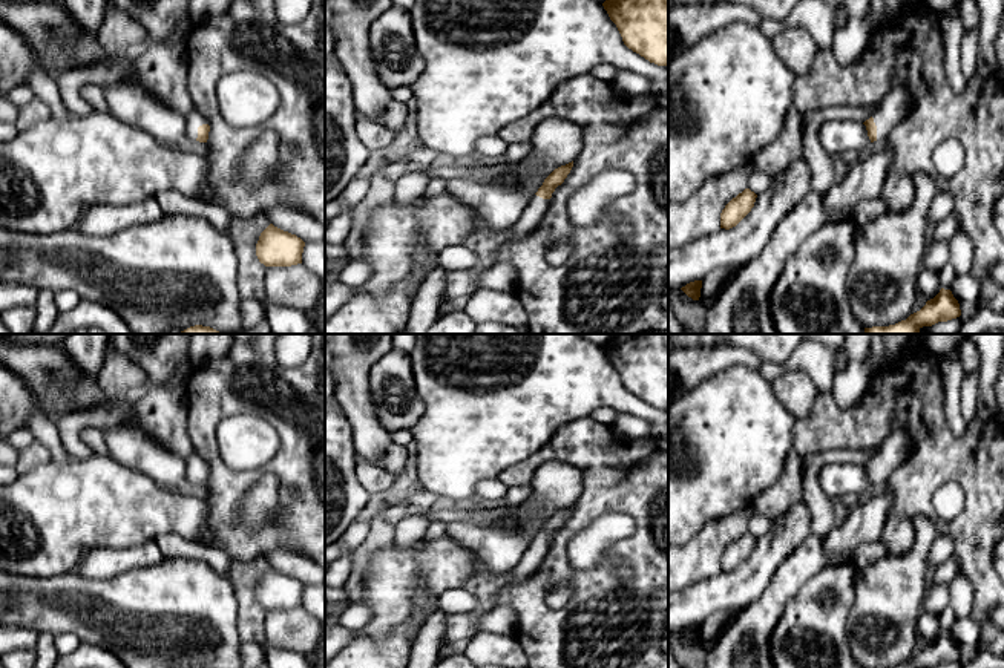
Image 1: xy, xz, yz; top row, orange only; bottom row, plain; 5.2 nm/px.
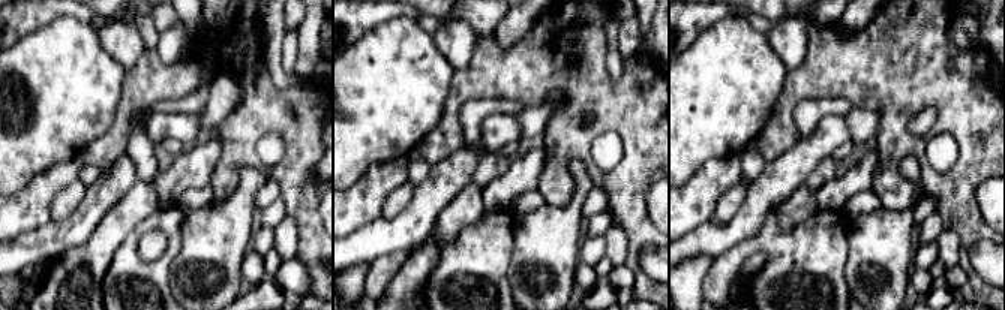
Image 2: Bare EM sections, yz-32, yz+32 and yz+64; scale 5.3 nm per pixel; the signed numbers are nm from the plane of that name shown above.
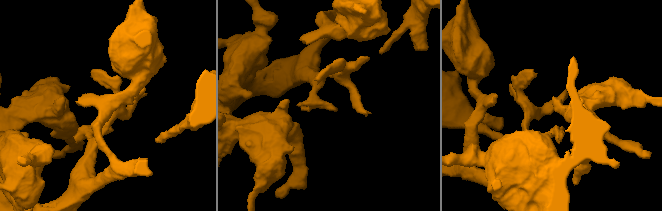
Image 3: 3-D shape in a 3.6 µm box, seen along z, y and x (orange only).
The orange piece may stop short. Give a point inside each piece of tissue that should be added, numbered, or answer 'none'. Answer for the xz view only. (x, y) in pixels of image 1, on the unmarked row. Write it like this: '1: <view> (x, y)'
1: xz (537, 550)

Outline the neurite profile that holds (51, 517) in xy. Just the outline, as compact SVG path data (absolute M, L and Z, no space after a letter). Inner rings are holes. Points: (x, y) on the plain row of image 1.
M107 454L86 460L71 460L37 466L9 484L0 484L0 571L49 578L78 570L84 555L95 547L124 548L162 533L176 533L190 541L198 541L207 526L207 501L170 490L155 484L147 475L126 467Z

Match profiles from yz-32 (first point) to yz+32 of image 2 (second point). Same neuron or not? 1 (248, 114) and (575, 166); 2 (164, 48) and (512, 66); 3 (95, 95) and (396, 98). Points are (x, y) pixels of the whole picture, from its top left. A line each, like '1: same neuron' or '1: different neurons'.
1: different neurons
2: different neurons
3: same neuron

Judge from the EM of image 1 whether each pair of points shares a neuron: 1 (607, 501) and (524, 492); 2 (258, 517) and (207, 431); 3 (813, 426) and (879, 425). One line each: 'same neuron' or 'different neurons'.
1: different neurons
2: different neurons
3: same neuron

